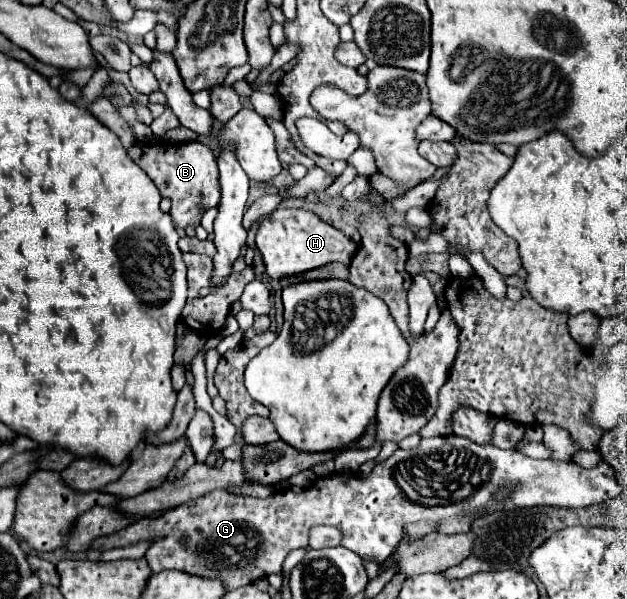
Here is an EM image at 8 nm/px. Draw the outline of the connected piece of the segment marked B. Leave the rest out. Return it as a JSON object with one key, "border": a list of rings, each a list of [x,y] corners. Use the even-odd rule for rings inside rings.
{"border":[[[141,141],[127,149],[129,157],[145,169],[145,173],[153,179],[153,183],[159,187],[163,197],[171,199],[171,217],[173,223],[179,229],[185,227],[197,227],[201,223],[201,217],[207,209],[217,207],[219,203],[219,167],[217,157],[213,151],[199,143],[167,143],[167,141]]]}

